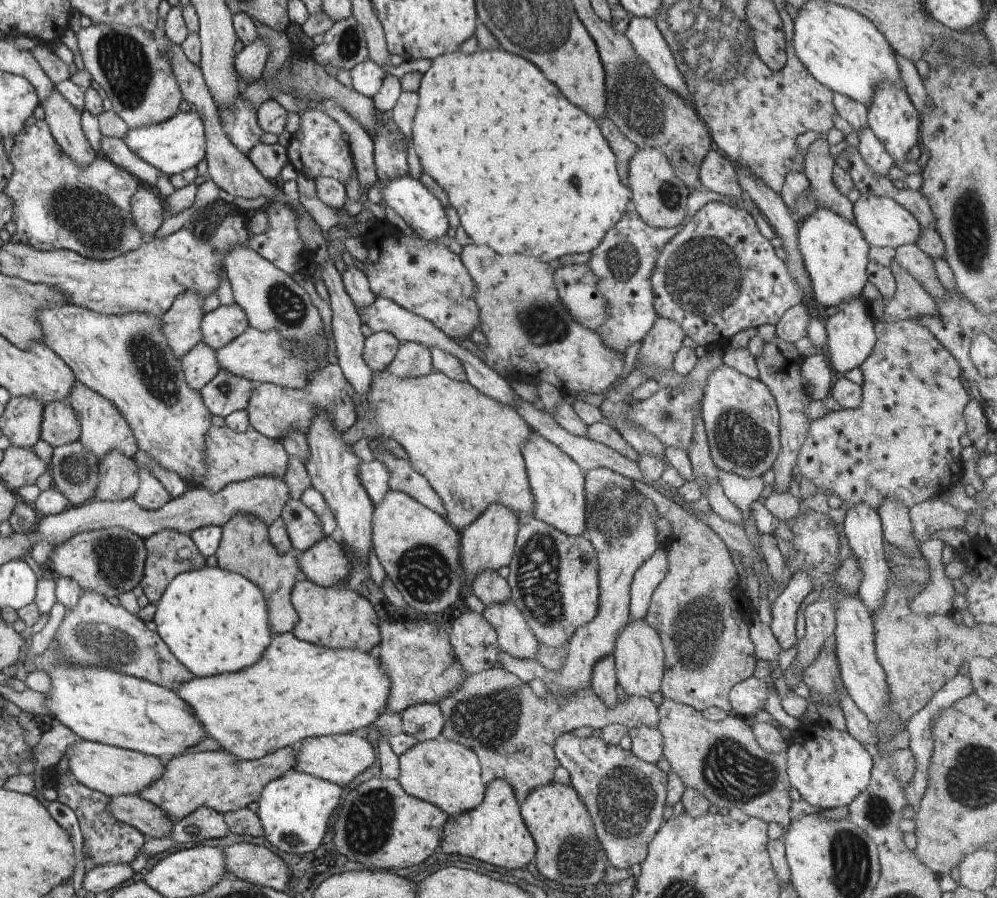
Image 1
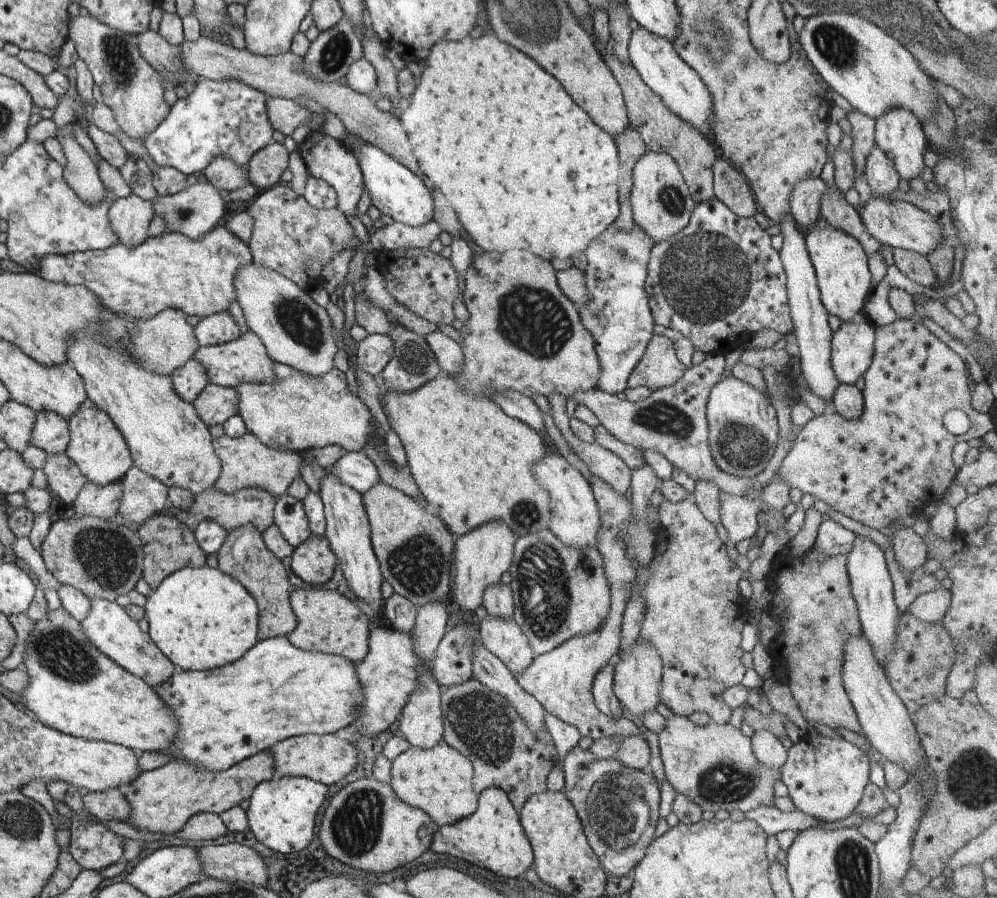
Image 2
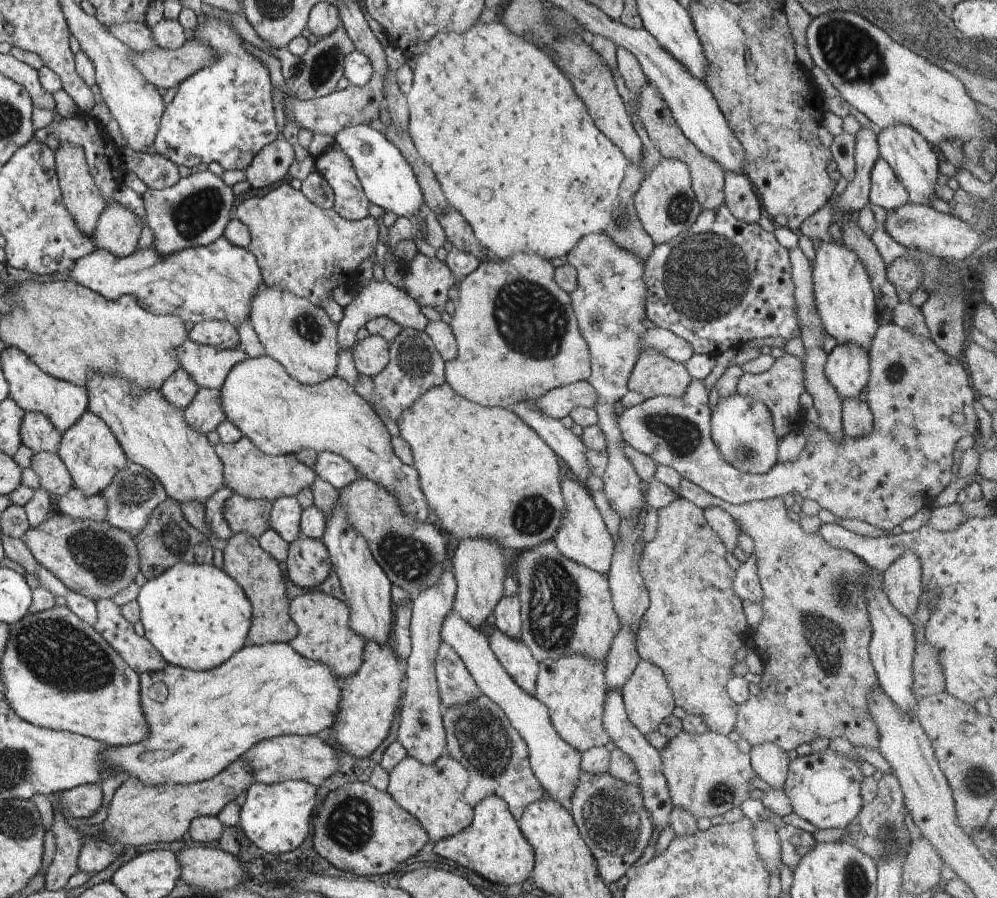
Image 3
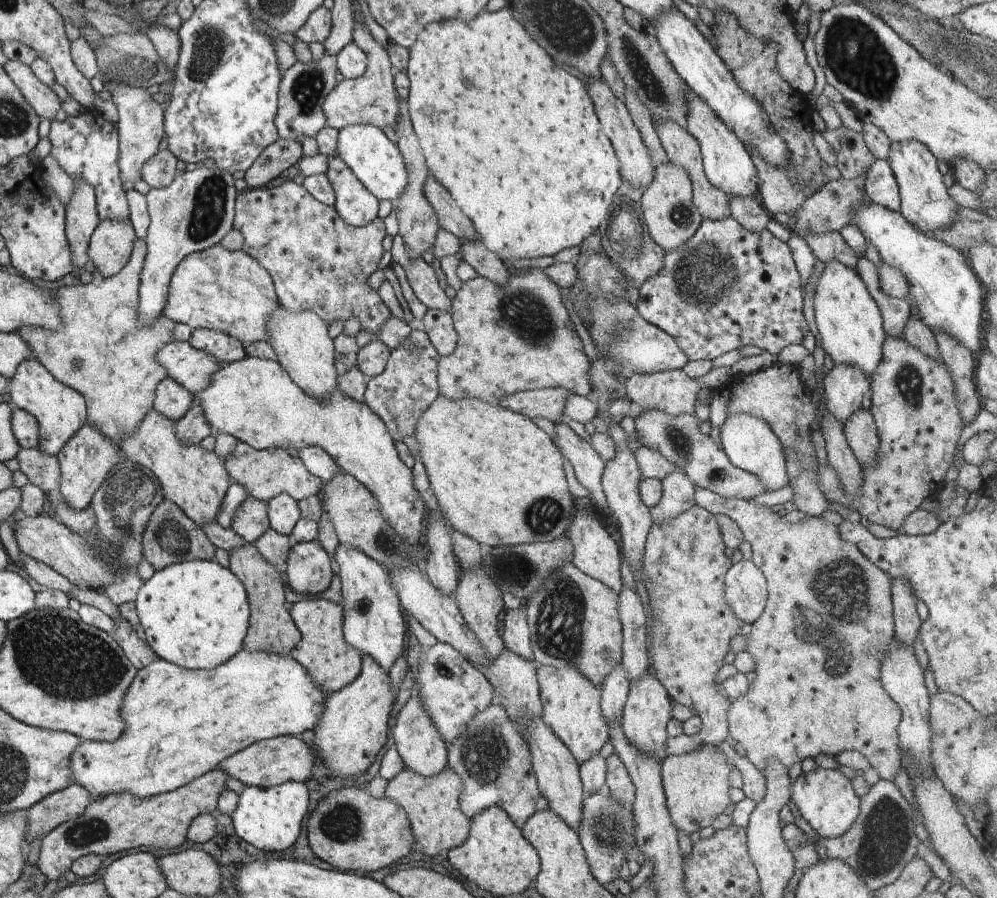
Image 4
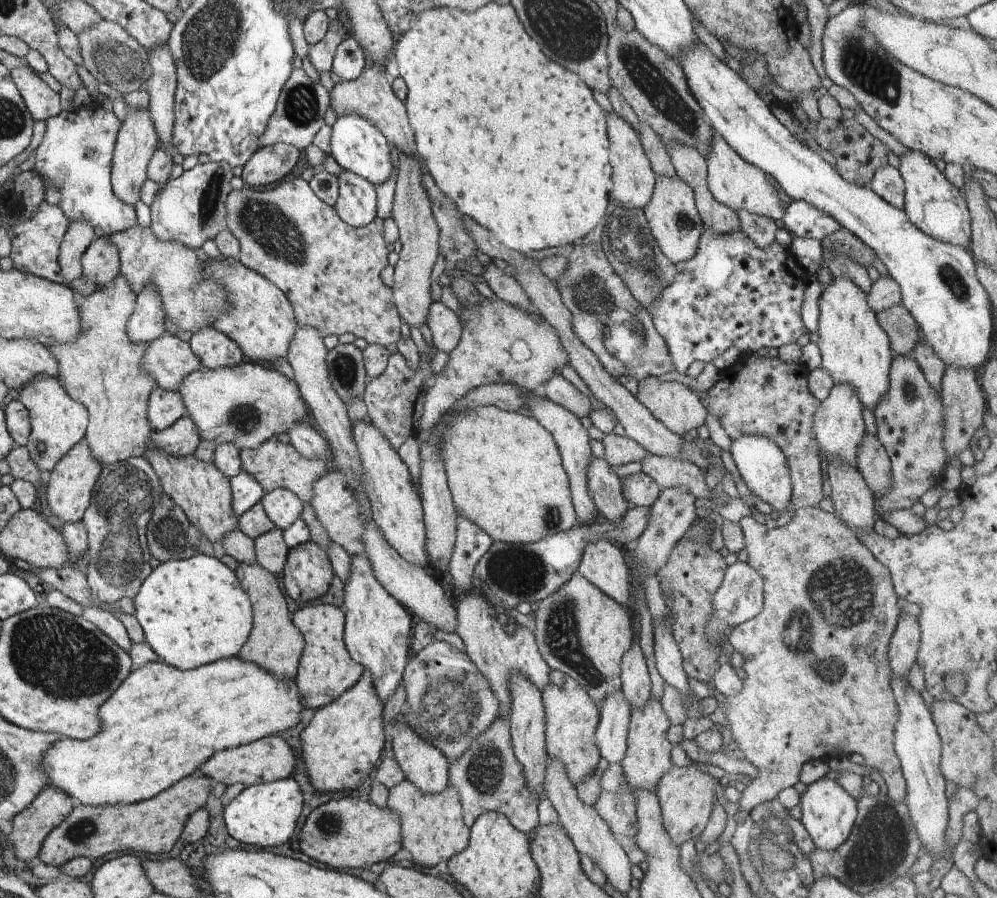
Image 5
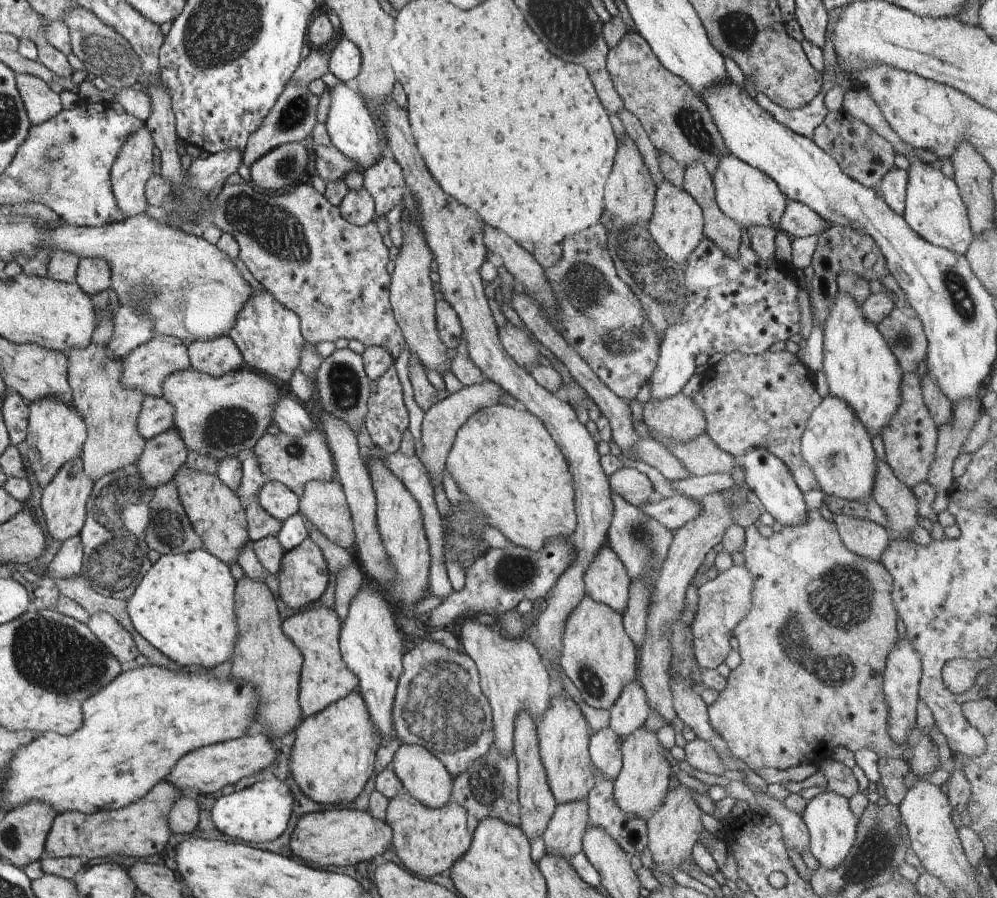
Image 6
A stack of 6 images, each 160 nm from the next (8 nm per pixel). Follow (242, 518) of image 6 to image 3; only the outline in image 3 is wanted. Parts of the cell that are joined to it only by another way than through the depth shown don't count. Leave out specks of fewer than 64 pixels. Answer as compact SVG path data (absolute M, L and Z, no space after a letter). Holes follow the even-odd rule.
M91 374L86 382L87 393L90 395L90 412L99 415L114 431L122 444L124 454L130 463L136 463L148 469L166 488L167 496L177 500L198 501L205 504L218 490L224 487L225 466L223 459L216 454L215 447L210 445L205 434L192 430L186 421L186 410L176 408L164 398L162 390L144 390L144 394L132 394L132 384L120 376L111 374Z

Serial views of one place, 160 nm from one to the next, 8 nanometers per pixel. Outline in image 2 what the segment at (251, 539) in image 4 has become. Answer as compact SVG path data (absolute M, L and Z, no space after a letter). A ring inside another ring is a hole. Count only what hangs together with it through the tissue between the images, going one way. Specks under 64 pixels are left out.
M260 487L242 488L230 494L216 491L212 488L205 490L203 493L198 493L193 498L188 509L170 506L169 509L163 510L161 513L170 512L170 514L174 515L181 523L184 523L192 530L202 521L210 519L224 527L227 531L250 523L263 533L273 523L273 512L277 499L272 493Z

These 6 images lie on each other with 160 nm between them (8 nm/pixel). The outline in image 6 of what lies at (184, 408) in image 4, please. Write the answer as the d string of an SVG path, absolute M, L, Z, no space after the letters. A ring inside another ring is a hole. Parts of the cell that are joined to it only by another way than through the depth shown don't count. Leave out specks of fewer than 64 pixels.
M145 396L143 400L143 410L139 414L139 433L143 435L146 440L154 438L154 436L166 432L175 426L175 406L164 396Z

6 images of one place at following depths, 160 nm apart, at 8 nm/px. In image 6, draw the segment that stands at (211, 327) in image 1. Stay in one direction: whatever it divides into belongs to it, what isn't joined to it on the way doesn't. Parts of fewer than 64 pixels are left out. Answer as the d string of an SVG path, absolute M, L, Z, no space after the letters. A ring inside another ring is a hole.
M228 335L207 341L192 341L187 349L192 368L215 377L240 369L244 362L241 350Z

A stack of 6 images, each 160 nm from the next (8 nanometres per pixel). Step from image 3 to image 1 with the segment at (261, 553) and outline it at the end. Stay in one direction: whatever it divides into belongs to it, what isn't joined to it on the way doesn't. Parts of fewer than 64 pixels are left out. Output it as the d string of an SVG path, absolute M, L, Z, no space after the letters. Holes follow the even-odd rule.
M236 513L222 526L222 536L215 552L218 567L244 575L260 588L269 608L269 627L273 634L292 631L299 616L291 603L291 592L299 571L298 552L290 549L280 554L269 539L269 527L254 515Z

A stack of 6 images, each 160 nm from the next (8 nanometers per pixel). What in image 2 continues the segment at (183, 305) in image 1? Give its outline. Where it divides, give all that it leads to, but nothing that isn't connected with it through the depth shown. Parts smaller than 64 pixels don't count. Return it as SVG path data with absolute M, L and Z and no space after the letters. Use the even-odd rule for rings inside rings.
M166 309L154 318L135 320L137 330L132 332L132 354L136 360L148 370L163 375L175 372L186 361L195 356L200 344L195 337L194 327L186 321L186 315L180 309Z

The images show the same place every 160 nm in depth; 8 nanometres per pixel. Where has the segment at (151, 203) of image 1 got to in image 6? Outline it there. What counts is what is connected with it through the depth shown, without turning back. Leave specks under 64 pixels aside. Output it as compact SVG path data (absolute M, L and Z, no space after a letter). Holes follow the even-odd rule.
M80 258L75 282L88 294L98 294L111 287L111 268L101 258Z

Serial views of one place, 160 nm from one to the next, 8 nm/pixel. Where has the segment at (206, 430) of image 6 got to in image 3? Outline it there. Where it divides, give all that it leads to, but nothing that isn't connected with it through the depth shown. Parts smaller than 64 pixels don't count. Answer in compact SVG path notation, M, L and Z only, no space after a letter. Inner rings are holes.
M268 355L248 357L234 366L222 385L222 405L226 420L234 423L244 437L248 437L258 450L269 455L289 454L301 450L328 451L346 457L359 470L361 476L372 479L377 485L394 493L405 515L424 523L430 519L431 510L419 485L419 474L414 466L404 464L396 456L392 436L374 410L374 406L359 395L358 389L340 376L333 376L320 384L305 385L294 380L284 367Z

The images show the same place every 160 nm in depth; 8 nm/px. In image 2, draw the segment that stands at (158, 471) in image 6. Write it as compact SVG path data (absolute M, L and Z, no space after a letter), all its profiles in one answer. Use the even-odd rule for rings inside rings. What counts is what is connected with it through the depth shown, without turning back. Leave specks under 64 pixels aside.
M209 382L192 404L209 427L223 424L231 416L239 414L239 393L234 387Z

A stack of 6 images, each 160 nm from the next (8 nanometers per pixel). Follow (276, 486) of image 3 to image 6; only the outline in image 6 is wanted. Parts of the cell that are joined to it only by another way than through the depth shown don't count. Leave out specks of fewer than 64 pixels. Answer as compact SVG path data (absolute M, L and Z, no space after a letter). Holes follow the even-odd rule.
M312 430L302 438L291 437L282 432L277 435L264 433L252 450L267 480L285 484L299 497L307 482L330 482L336 479L335 464L323 432Z

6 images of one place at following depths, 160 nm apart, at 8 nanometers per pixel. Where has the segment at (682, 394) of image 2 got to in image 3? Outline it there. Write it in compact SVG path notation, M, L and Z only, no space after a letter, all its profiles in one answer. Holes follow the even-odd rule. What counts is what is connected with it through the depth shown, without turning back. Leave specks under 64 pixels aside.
M894 322L880 323L868 351L871 373L865 390L868 406L874 415L872 430L858 438L844 435L837 441L816 424L798 458L792 462L777 462L767 473L745 473L724 460L711 435L709 390L704 380L692 379L681 397L652 397L622 410L622 414L615 413L615 419L626 444L653 458L658 465L671 466L681 474L682 479L692 481L724 502L743 505L762 499L781 498L788 492L798 493L805 499L816 500L838 518L867 522L893 533L900 522L916 514L953 480L952 452L958 440L965 436L976 437L979 432L978 416L972 406L978 394L962 361L944 352L931 337L916 334ZM578 381L552 389L532 402L549 417L561 419L576 407L594 409L598 399L596 389L588 381ZM958 411L964 412L966 417L966 423L961 427L956 427L951 420L952 414Z

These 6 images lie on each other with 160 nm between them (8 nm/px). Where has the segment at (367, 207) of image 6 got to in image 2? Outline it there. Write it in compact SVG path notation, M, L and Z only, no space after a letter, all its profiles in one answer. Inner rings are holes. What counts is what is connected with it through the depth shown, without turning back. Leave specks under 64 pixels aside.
M310 122L309 137L301 145L297 144L297 150L304 159L307 171L310 176L325 180L330 186L335 188L337 194L337 206L346 216L354 215L357 212L357 202L365 188L363 174L359 167L359 162L350 148L333 137L330 137L322 129L312 131Z

